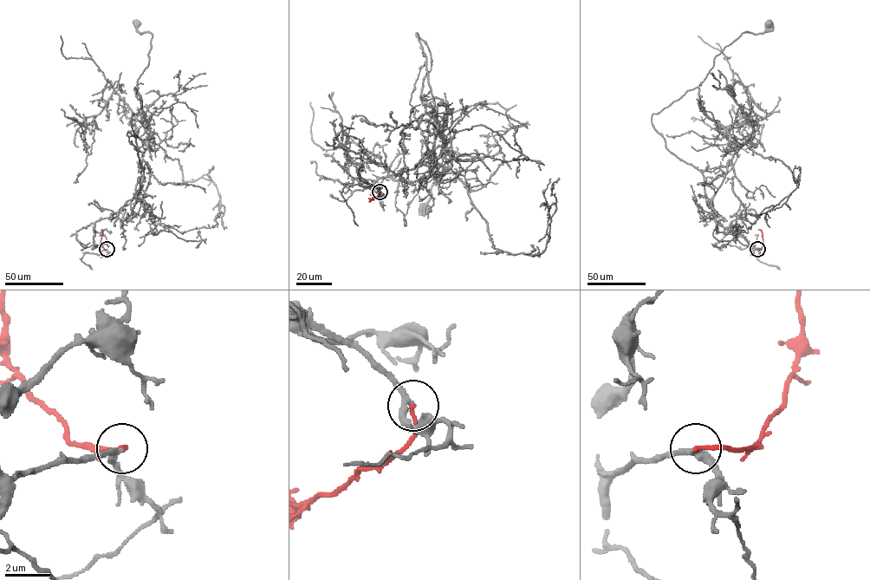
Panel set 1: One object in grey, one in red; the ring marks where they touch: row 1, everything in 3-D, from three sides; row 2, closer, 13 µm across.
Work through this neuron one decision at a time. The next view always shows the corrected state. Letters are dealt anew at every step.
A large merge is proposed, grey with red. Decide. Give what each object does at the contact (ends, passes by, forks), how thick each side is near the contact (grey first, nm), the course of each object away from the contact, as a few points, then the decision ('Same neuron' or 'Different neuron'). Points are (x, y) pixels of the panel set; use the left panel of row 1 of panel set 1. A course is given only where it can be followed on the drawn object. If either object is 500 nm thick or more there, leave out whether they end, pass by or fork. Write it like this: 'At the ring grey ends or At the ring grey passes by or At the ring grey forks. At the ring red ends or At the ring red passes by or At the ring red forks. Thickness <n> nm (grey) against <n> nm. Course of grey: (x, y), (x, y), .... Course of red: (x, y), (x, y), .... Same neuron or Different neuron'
At the ring grey passes by. At the ring red ends. Thickness 240 nm (grey) against 200 nm. Course of grey: (107, 249), (94, 244), (94, 224), (132, 199), (142, 154), (154, 144), (137, 88), (152, 35), (137, 25). Course of red: (107, 249), (100, 244), (101, 229). Same neuron

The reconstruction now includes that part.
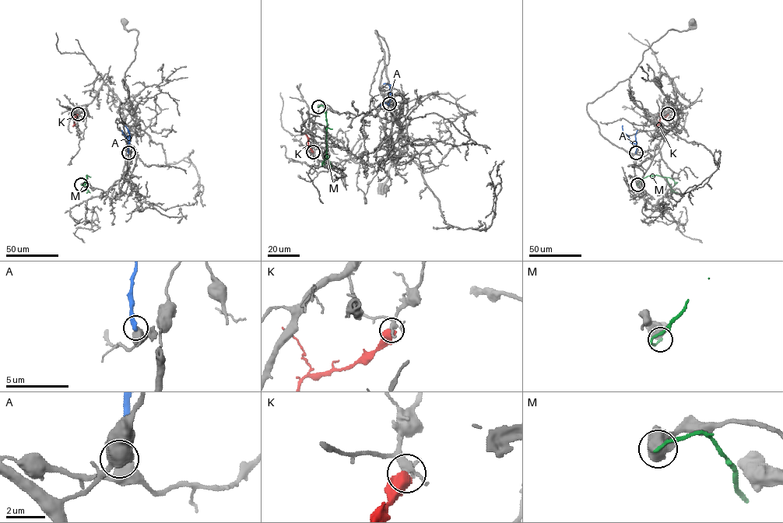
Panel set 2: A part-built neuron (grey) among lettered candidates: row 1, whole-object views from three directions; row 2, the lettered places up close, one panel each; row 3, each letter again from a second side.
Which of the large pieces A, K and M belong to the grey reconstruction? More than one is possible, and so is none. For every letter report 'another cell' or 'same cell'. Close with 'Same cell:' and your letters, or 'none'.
A: another cell
K: another cell
M: another cell
Same cell: none

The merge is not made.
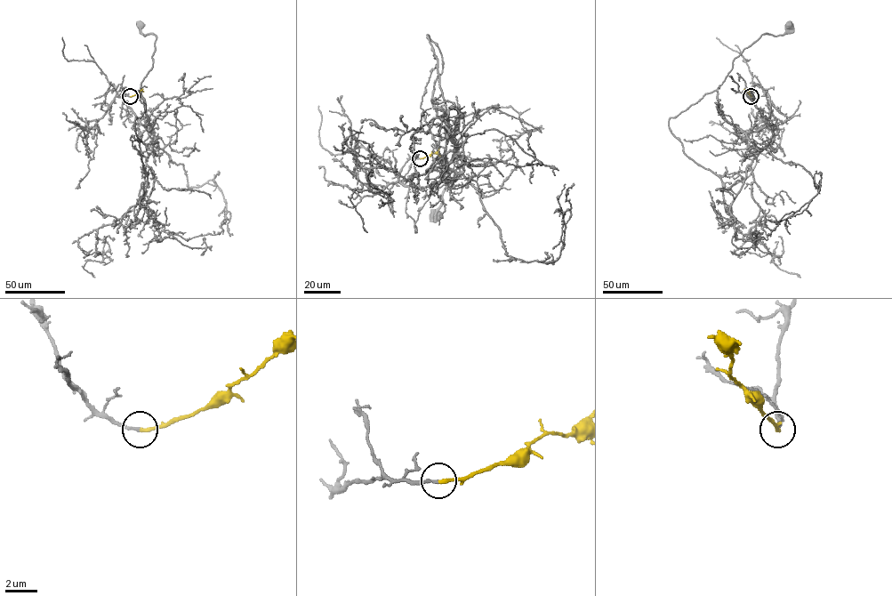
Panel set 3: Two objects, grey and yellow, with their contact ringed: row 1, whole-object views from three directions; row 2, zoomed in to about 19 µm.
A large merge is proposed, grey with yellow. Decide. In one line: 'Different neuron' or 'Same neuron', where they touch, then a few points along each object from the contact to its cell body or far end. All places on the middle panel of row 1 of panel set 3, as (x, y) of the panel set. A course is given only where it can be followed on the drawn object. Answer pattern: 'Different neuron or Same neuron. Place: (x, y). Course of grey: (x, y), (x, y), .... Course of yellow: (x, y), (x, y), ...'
Same neuron. Place: (420, 158). Course of grey: (420, 158), (405, 164), (403, 184), (444, 174), (454, 139), (441, 108), (460, 172), (436, 215). Course of yellow: (420, 158), (436, 153), (439, 148)

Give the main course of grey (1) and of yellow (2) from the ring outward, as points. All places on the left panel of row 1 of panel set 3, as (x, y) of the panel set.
1: (130, 96), (119, 84), (116, 92), (152, 132), (140, 84), (152, 66), (156, 36), (145, 36), (140, 27)
2: (130, 96), (142, 89)

